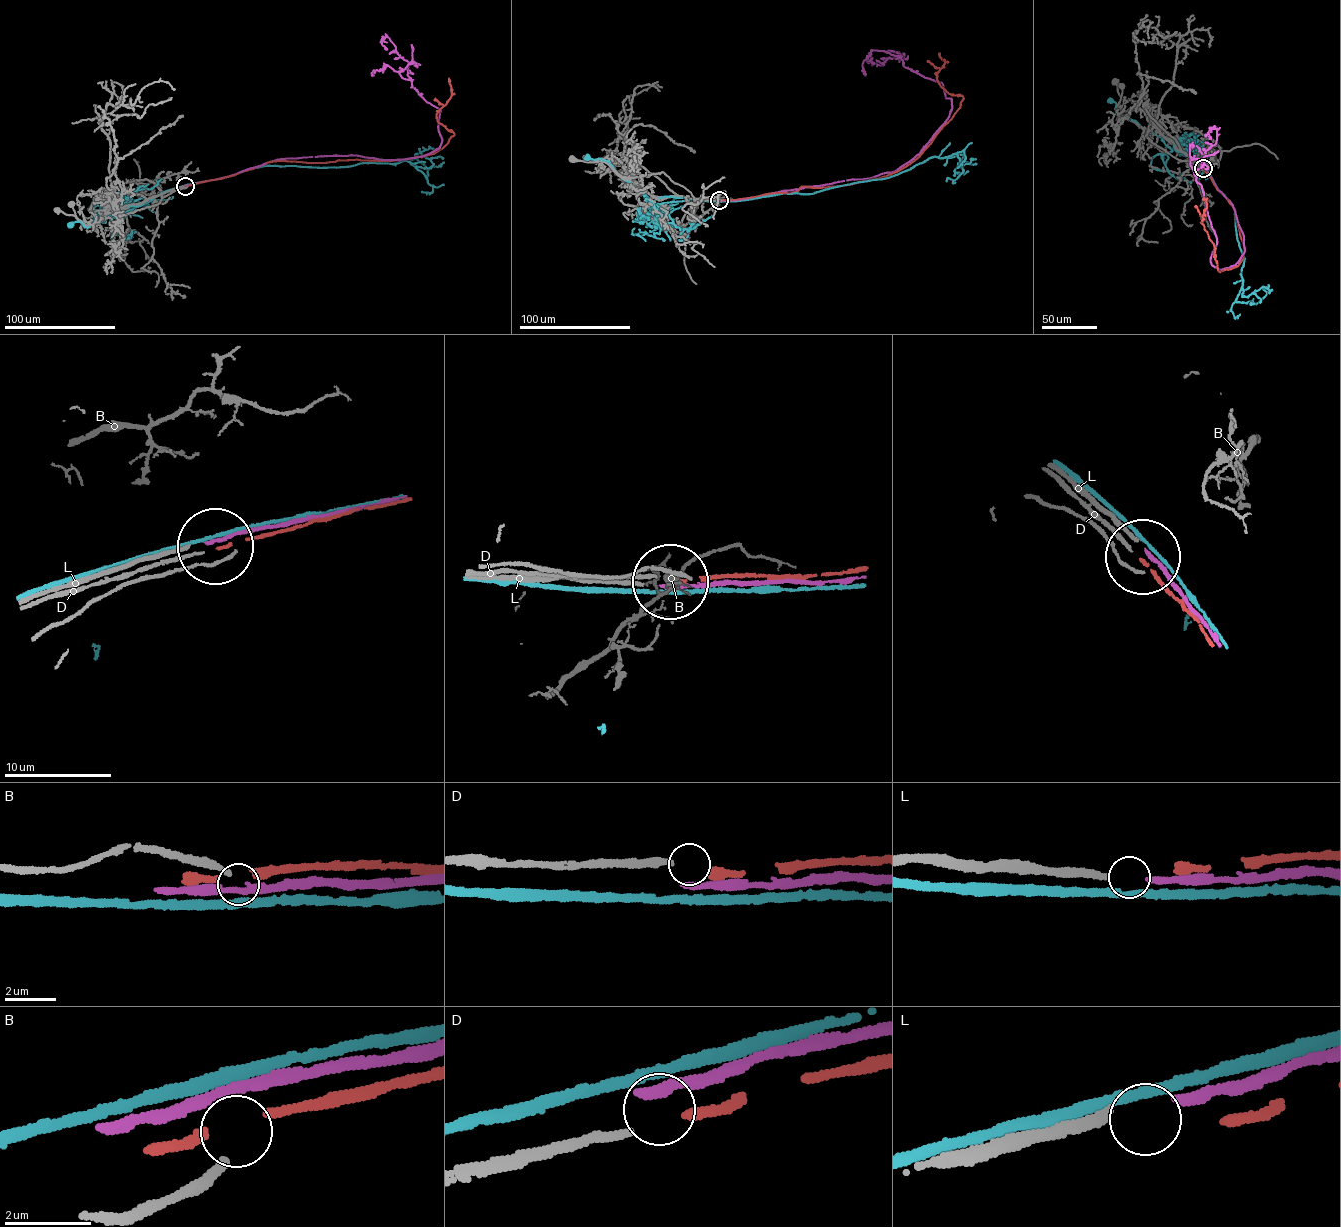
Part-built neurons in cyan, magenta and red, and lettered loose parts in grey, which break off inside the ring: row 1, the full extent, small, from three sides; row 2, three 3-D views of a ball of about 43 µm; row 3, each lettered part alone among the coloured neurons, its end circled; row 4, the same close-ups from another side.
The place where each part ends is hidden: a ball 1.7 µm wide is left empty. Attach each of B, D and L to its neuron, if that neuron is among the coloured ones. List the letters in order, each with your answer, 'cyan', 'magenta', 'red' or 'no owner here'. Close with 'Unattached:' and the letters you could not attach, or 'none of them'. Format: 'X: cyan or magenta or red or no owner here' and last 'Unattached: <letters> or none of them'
B: no owner here
D: red
L: magenta
Unattached: B

